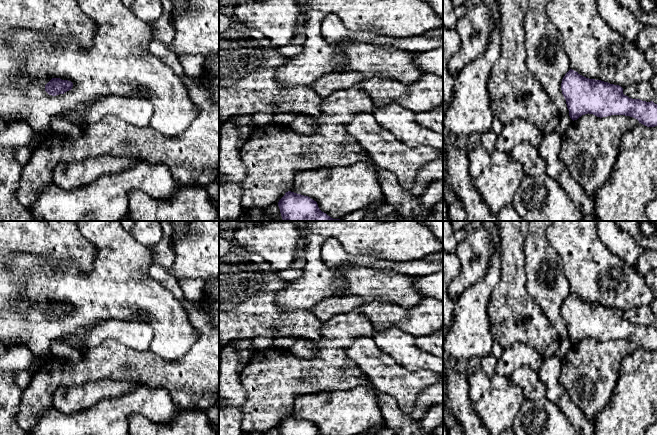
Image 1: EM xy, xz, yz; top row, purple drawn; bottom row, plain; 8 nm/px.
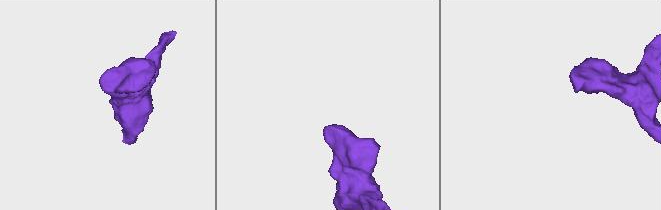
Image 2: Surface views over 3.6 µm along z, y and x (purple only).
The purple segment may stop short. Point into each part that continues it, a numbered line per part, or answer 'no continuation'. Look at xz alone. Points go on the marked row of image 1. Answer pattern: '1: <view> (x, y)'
no continuation

